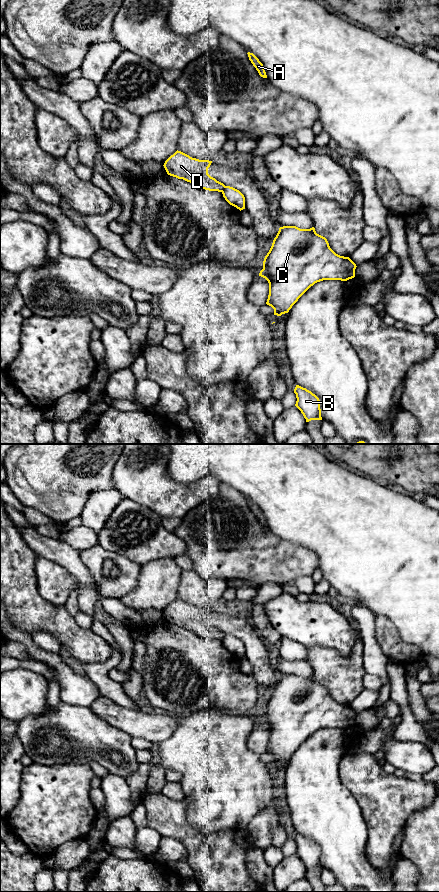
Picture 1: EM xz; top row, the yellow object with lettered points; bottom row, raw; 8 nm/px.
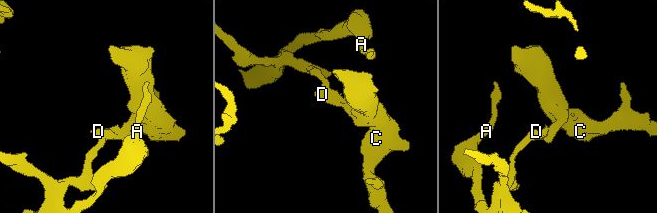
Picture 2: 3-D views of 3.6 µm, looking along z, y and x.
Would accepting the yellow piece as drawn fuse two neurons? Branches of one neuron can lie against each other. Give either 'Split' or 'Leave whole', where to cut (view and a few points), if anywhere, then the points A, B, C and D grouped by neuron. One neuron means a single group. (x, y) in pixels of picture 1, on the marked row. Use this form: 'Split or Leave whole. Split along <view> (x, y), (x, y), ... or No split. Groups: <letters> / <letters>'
Split. Split along xz (226, 186), (221, 191). Groups: A D / B C

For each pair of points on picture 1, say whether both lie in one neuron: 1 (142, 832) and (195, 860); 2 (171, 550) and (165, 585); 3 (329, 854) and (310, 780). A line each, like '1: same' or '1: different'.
1: different
2: different
3: same

